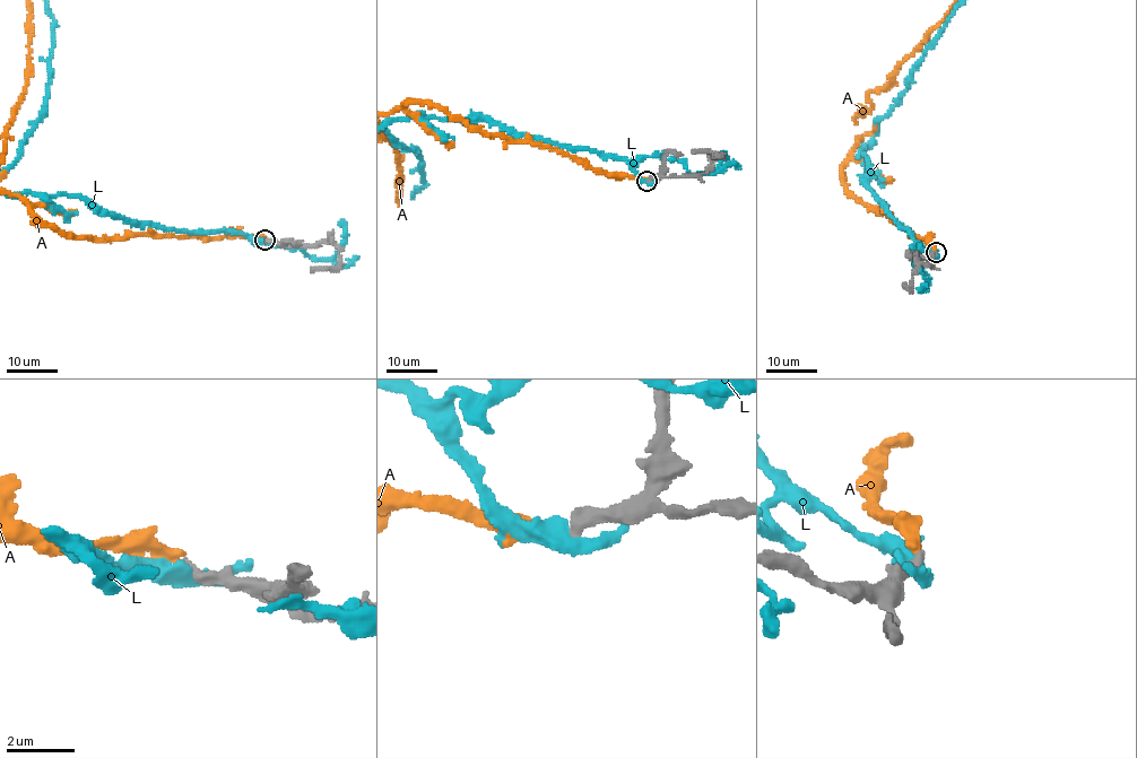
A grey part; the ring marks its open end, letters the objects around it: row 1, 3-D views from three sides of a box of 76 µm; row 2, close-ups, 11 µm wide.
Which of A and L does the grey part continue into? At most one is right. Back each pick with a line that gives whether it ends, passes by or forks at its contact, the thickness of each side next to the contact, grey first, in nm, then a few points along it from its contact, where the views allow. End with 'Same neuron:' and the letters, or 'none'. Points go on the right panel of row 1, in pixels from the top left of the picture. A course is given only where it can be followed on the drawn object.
Same neuron: none

